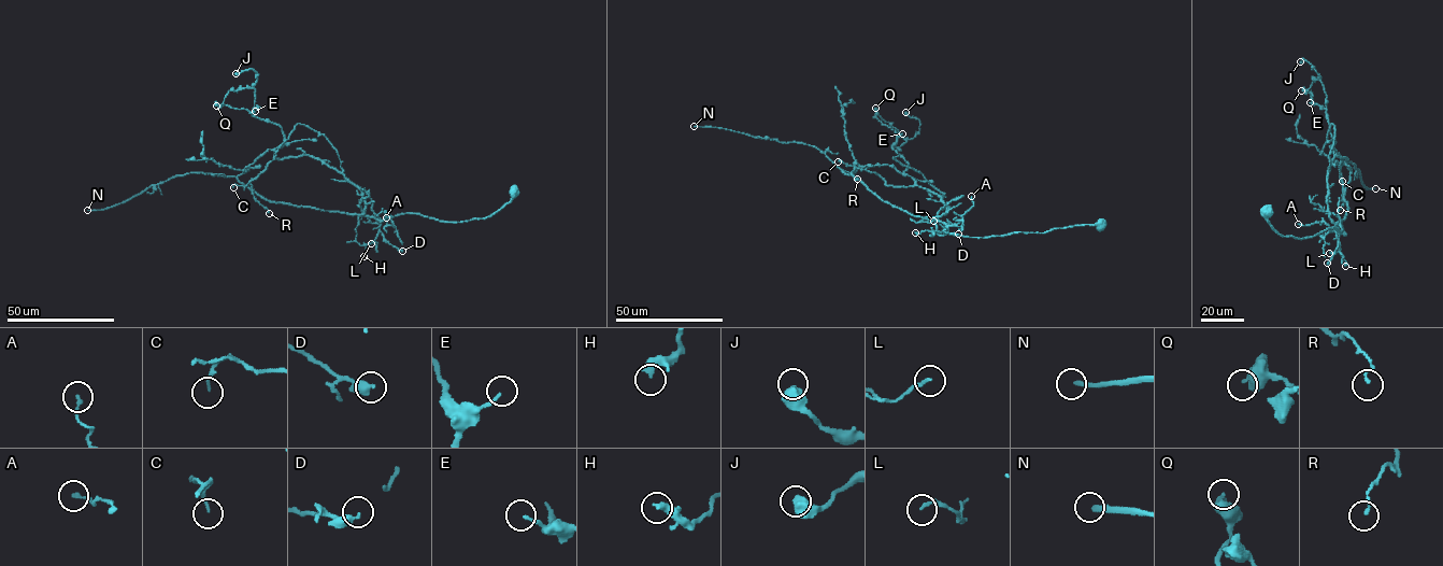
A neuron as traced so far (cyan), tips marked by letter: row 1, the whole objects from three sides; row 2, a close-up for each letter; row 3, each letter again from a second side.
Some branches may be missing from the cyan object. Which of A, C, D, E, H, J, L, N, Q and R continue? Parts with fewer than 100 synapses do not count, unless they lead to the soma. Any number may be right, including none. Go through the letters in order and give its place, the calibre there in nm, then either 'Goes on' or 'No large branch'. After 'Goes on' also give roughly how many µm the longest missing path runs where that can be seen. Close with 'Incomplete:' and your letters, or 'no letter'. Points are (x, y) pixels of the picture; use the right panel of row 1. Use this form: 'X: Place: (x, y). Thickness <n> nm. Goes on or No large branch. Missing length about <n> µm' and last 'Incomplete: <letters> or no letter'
A: Place: (1298, 224). Thickness 150 nm. No large branch
C: Place: (1342, 181). Thickness 110 nm. No large branch
D: Place: (1327, 263). Thickness 320 nm. No large branch
E: Place: (1310, 102). Thickness 150 nm. No large branch
H: Place: (1345, 266). Thickness 360 nm. No large branch
J: Place: (1300, 61). Thickness 650 nm. No large branch
L: Place: (1329, 253). Thickness 120 nm. No large branch
N: Place: (1375, 188). Thickness 260 nm. Goes on. Missing length about 170 µm
Q: Place: (1301, 90). Thickness 550 nm. No large branch
R: Place: (1340, 210). Thickness 120 nm. No large branch
Incomplete: N

